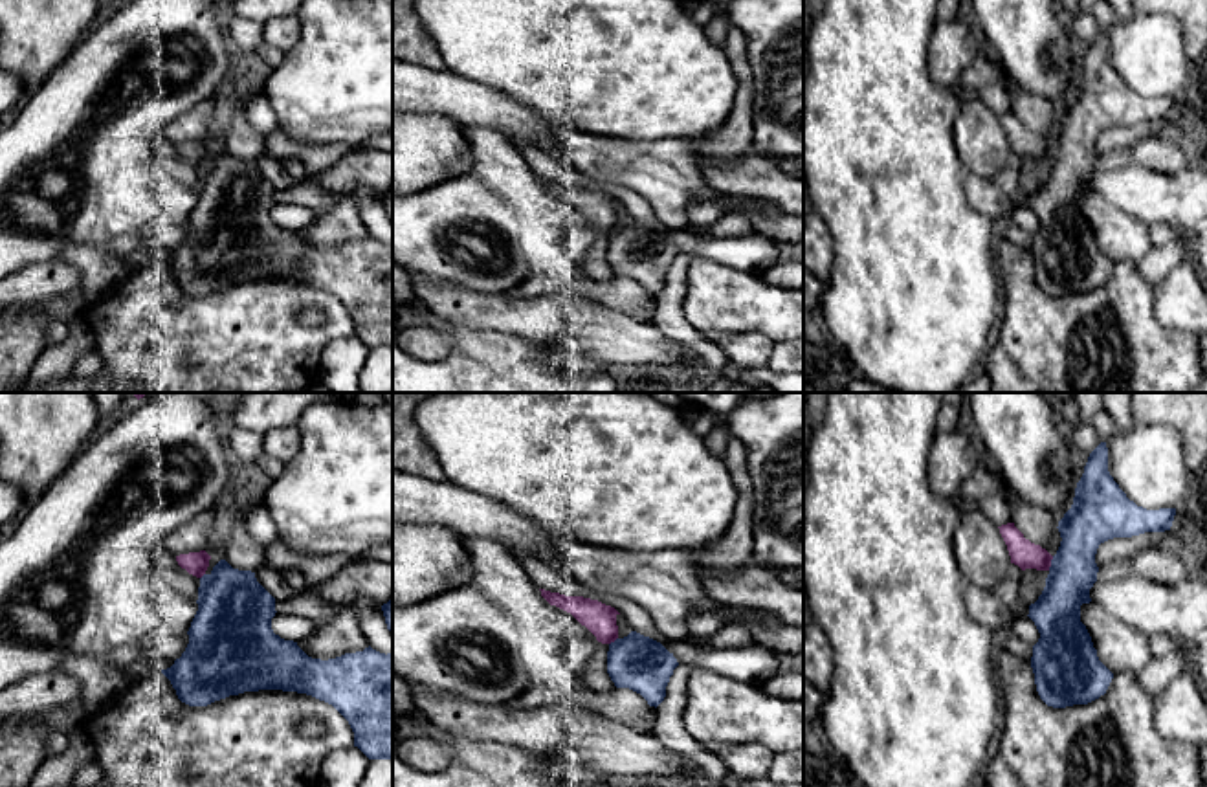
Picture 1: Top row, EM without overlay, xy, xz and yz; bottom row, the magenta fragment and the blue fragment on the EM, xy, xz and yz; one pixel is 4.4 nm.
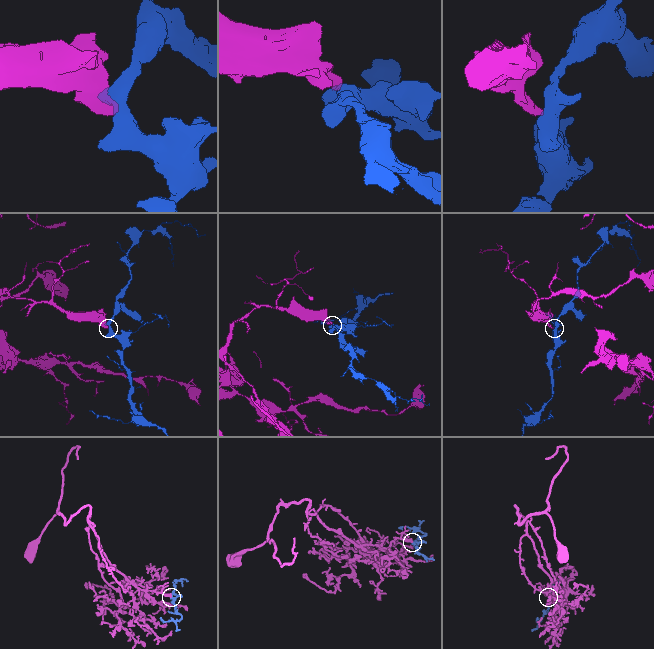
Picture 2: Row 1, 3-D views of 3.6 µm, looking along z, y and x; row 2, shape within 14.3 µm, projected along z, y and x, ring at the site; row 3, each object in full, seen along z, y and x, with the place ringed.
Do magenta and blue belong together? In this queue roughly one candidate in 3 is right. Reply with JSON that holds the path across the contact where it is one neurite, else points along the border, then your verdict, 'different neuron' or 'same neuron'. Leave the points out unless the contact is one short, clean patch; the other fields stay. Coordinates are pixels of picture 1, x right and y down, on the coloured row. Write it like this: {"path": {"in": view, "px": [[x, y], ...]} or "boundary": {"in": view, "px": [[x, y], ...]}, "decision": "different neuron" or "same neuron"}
{"boundary": {"in": "yz", "px": [[1053, 556], [1048, 569]]}, "decision": "different neuron"}

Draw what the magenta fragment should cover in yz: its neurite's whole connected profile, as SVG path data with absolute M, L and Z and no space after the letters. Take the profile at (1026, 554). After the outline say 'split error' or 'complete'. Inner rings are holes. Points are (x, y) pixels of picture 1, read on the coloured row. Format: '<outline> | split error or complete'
M1007 523L998 528L1007 545L1011 563L1018 565L1022 571L1049 571L1053 556L1040 545L1025 539L1024 534L1014 527L1014 523Z | complete

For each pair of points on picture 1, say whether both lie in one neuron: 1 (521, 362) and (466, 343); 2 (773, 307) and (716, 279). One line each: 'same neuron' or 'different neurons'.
1: same neuron
2: same neuron

